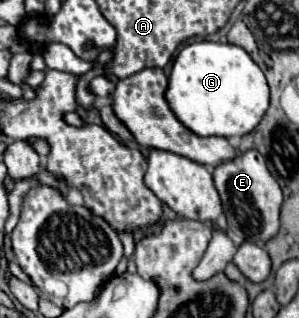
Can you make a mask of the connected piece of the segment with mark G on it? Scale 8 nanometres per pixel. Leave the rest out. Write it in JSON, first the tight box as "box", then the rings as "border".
{"box":[165,42,269,136],"border":[[[193,42],[185,46],[171,68],[165,100],[177,120],[197,136],[243,136],[249,134],[269,108],[269,86],[251,56],[221,42]]]}

